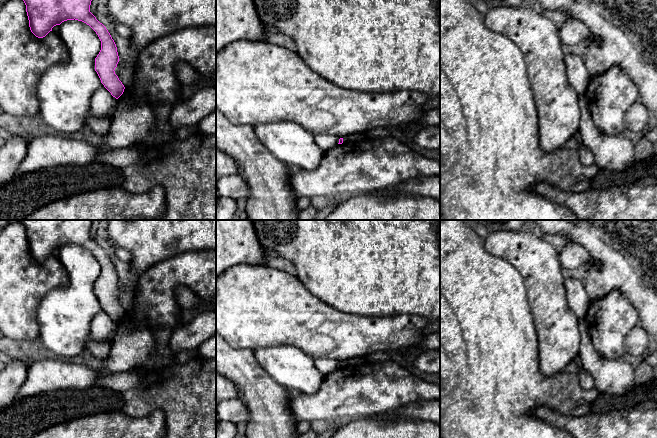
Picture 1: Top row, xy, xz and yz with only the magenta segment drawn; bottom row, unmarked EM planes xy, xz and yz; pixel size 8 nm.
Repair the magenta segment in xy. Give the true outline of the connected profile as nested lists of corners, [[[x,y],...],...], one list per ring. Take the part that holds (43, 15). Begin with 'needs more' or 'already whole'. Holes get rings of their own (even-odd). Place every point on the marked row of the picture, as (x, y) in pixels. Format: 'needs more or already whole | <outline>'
already whole | [[[23,0],[31,32],[45,37],[52,28],[67,20],[78,20],[89,25],[101,41],[101,50],[95,58],[95,71],[101,83],[118,99],[124,85],[115,74],[119,62],[117,47],[106,27],[90,12],[92,0]]]

